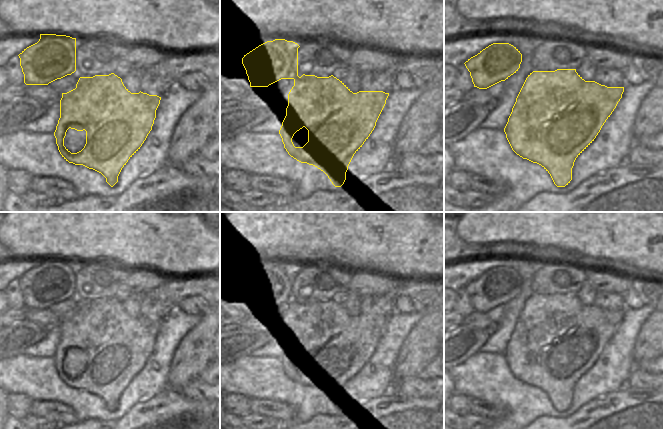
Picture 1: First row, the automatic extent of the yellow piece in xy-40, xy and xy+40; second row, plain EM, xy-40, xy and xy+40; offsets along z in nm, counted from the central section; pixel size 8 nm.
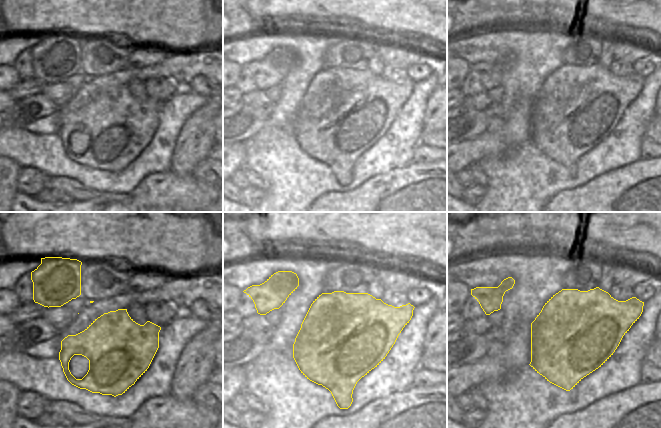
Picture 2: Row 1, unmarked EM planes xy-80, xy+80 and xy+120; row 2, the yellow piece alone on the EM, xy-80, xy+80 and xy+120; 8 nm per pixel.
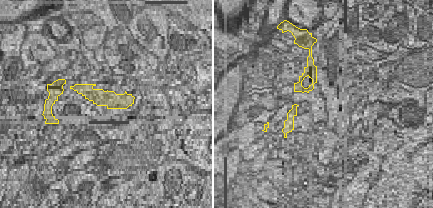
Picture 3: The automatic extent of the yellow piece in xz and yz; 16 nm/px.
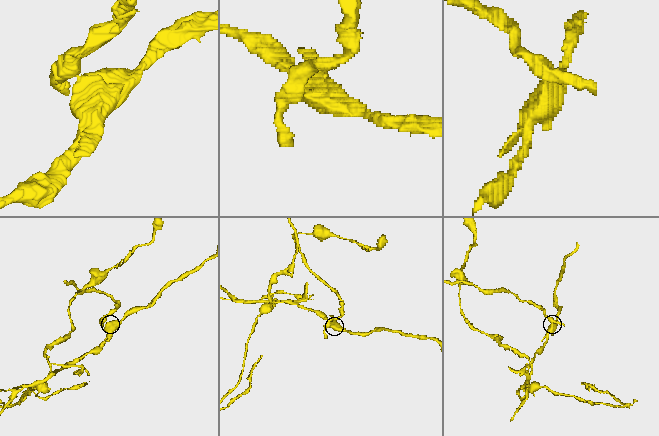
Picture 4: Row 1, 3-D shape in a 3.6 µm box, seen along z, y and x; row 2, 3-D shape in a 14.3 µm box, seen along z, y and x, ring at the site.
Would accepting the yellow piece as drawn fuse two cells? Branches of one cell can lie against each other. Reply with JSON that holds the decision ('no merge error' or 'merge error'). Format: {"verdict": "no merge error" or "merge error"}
{"verdict": "merge error"}

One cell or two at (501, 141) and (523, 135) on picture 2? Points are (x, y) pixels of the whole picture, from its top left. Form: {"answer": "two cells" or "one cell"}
{"answer": "one cell"}

